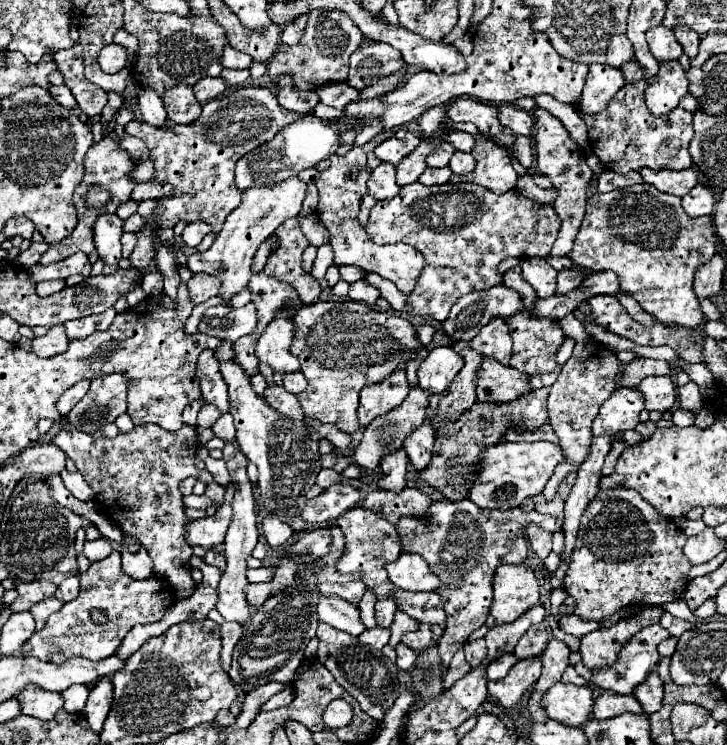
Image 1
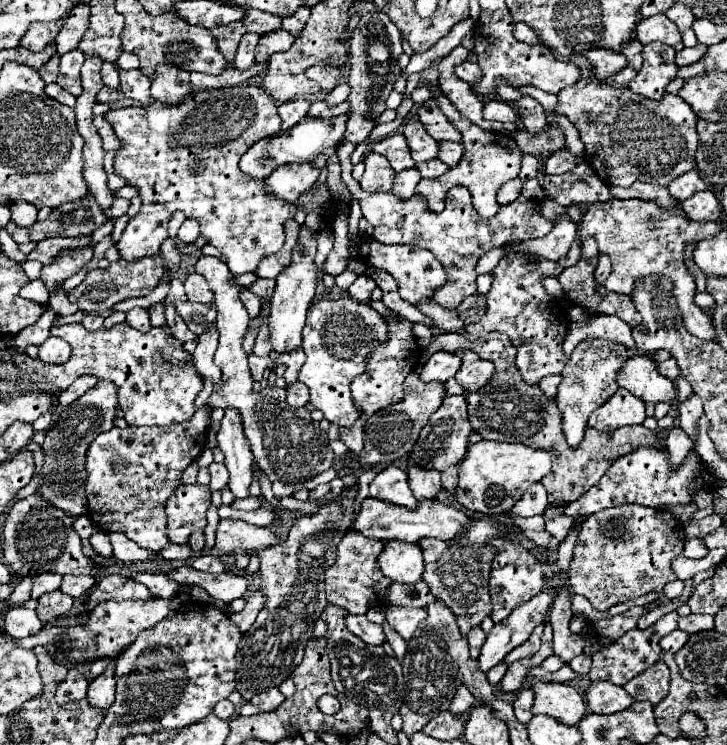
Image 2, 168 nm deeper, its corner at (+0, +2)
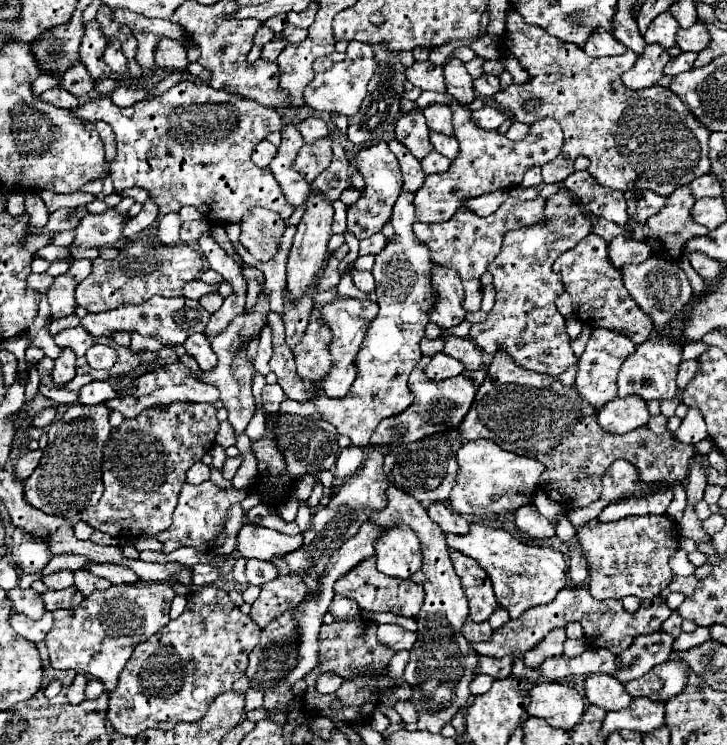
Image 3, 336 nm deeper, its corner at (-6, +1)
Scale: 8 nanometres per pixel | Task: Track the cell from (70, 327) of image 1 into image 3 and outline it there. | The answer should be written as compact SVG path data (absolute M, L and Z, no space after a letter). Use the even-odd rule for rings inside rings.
M153 296L151 300L139 304L139 306L119 306L109 312L99 312L99 314L87 314L81 320L81 326L93 334L95 338L99 336L113 336L117 332L139 332L143 336L155 336L161 338L163 346L177 346L183 344L189 334L203 332L207 322L209 322L209 312L203 310L203 306L197 300L189 298L163 298L163 296Z

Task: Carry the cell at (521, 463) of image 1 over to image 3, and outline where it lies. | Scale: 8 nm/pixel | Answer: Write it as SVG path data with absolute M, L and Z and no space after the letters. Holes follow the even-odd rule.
M473 440L459 448L455 454L459 472L455 478L455 486L451 490L449 504L459 514L509 514L521 508L523 504L529 504L533 500L533 492L537 488L537 480L541 476L541 462L517 456L513 452L505 452L491 440Z

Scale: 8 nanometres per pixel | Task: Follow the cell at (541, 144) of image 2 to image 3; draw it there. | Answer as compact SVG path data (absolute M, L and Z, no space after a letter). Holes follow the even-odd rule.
M509 10L505 30L507 48L529 72L529 82L525 86L509 86L493 94L493 100L519 122L531 124L531 120L551 116L565 132L561 154L543 166L543 182L559 184L571 176L577 156L591 160L589 174L601 186L623 192L645 188L659 196L669 196L679 186L711 170L707 156L711 132L693 118L689 108L669 88L629 90L621 82L621 74L637 60L633 50L621 56L589 58L579 46L569 46L539 26L525 24L515 10ZM529 98L537 98L541 106L537 110L525 110Z

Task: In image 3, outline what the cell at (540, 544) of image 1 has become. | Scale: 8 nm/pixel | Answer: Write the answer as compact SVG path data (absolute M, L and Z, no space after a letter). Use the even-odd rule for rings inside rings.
M525 504L515 514L515 524L519 530L527 532L533 538L551 538L555 536L555 526L541 514L533 504Z

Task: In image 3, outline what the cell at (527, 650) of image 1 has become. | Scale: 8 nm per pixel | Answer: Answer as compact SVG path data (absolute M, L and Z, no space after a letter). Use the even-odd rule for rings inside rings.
M481 656L481 662L477 666L477 674L487 674L491 678L507 678L511 674L511 664L513 664L511 656L505 656L505 658Z

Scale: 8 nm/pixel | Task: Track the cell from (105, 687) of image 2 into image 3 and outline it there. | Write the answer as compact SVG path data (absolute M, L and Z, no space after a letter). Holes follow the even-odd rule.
M151 582L151 584L115 584L107 590L97 590L75 608L55 610L55 622L51 632L45 636L49 648L51 666L57 670L77 669L77 672L101 680L105 690L117 686L117 678L123 672L133 648L139 642L149 640L159 628L163 628L169 618L171 600L175 592L171 584Z

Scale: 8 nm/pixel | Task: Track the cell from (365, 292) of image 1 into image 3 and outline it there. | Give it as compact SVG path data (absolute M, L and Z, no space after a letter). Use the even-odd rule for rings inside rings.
M349 262L347 264L347 270L351 272L351 280L353 284L361 290L361 292L373 292L375 290L375 282L373 282L373 274L367 272L367 270L355 270L355 264Z

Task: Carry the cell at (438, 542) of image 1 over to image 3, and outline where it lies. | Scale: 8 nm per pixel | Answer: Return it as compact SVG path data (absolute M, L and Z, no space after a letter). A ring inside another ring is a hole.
M457 550L451 552L451 562L457 570L457 576L461 578L465 596L469 598L469 616L475 622L485 622L499 606L487 572L473 558L469 558Z

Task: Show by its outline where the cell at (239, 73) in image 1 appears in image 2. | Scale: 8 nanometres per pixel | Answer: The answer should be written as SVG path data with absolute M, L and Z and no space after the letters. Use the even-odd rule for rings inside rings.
M245 33L243 35L243 39L239 43L239 49L237 49L237 55L235 55L235 61L233 61L235 69L249 69L255 63L253 51L255 51L257 41L259 41L259 35L255 35L255 33Z

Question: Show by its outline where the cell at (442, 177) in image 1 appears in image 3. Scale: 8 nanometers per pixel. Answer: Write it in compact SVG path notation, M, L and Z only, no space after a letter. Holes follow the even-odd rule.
M431 150L431 152L421 160L421 166L423 166L423 172L425 172L425 174L441 174L441 172L449 170L449 164L451 164L451 160L445 158L443 154L439 154L437 150Z

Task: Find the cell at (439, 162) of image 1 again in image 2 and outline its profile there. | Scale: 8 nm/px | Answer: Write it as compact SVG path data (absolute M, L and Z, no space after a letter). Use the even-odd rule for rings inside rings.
M421 121L407 123L403 129L403 135L409 141L409 149L411 149L415 163L429 161L429 159L435 159L439 155L439 143L423 129Z

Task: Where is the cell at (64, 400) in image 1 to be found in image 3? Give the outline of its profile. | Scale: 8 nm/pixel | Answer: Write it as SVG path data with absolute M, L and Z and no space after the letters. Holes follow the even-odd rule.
M91 382L87 386L81 388L81 394L79 394L79 402L81 404L97 404L97 402L105 402L105 400L111 400L117 396L117 390L111 388L109 382Z

